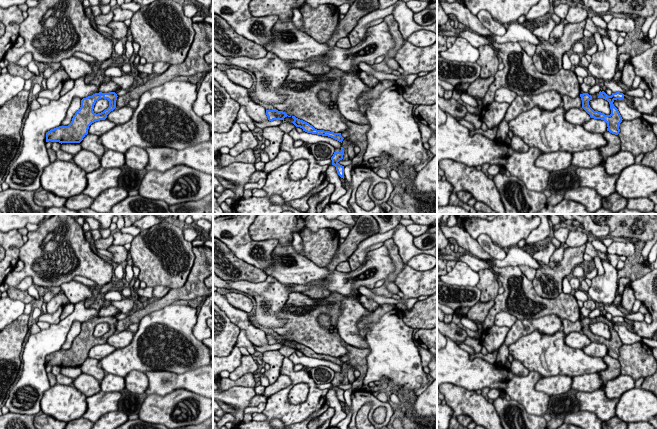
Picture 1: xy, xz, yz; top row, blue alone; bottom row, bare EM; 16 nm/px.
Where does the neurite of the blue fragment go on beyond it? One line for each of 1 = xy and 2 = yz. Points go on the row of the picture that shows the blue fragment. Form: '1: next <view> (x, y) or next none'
1: next none
2: next none

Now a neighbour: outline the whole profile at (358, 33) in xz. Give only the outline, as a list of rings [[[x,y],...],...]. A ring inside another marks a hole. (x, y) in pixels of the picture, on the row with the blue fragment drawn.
[[[393,4],[392,6],[386,9],[377,9],[361,17],[361,19],[358,21],[358,24],[348,35],[351,46],[354,47],[358,45],[365,38],[366,32],[369,28],[367,25],[369,23],[380,18],[385,18],[386,16],[392,14],[395,7],[396,4]]]

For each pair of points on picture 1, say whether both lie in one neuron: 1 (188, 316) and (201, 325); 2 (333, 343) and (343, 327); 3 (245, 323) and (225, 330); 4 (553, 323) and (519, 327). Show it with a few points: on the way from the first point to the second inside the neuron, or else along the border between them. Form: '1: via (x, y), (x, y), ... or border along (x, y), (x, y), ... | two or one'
1: border along (198, 314), (193, 335), (201, 341) | two
2: border along (340, 312), (337, 318), (336, 331), (342, 340) | two
3: border along (223, 310), (228, 318), (240, 328) | two
4: via (545, 325), (527, 326) | one

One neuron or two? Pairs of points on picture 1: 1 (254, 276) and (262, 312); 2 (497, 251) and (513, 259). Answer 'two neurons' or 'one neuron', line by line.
1: two neurons
2: two neurons

